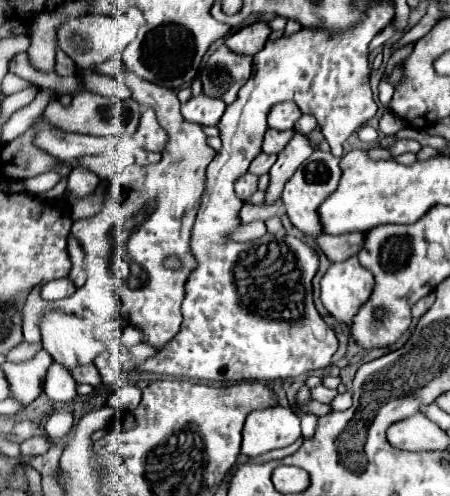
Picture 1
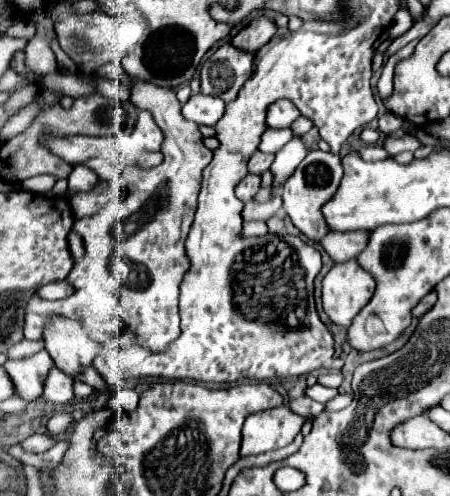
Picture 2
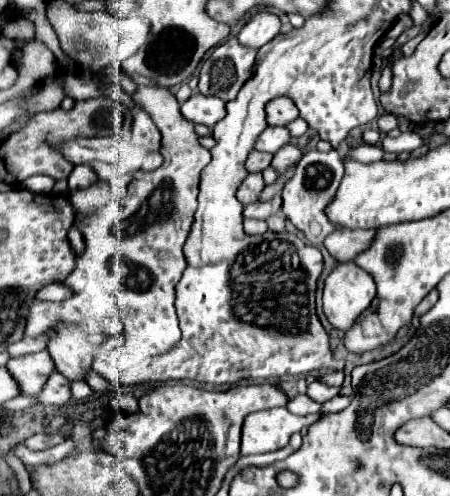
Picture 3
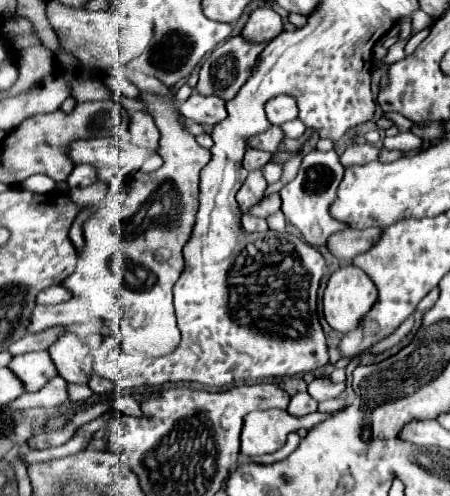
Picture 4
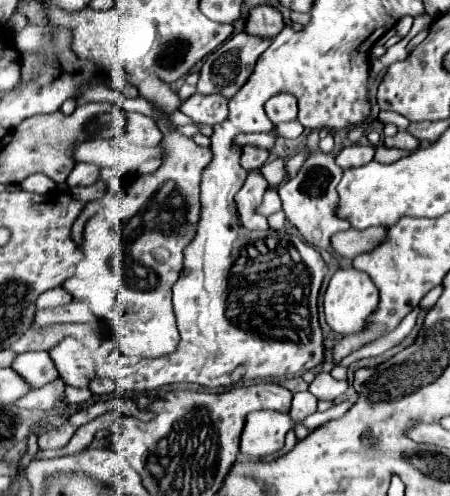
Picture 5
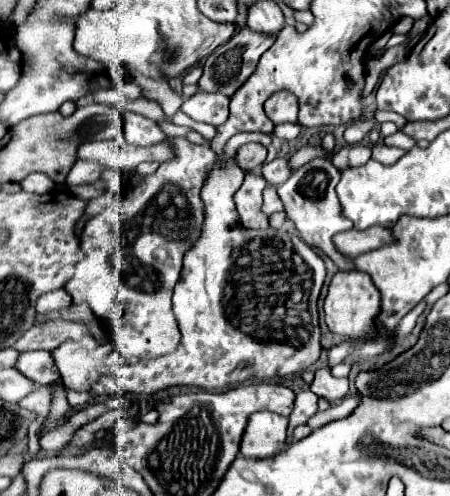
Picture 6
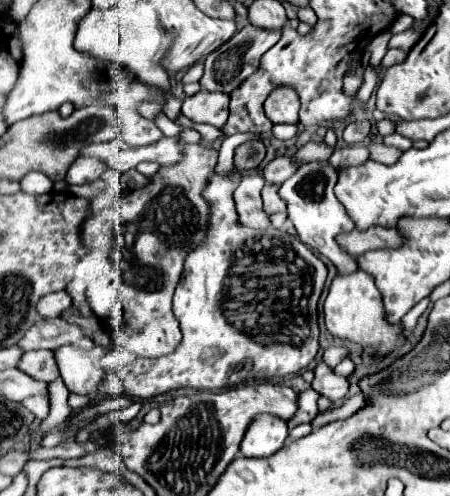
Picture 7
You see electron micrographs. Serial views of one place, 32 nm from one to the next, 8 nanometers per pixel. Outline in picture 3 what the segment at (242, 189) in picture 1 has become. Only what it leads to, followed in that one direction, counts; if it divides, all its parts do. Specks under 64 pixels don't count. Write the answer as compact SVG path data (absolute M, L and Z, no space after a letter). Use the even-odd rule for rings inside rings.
M248 174L244 178L244 182L240 184L236 196L242 204L250 204L250 202L256 202L258 200L258 194L262 192L264 188L264 180L262 180L262 174Z

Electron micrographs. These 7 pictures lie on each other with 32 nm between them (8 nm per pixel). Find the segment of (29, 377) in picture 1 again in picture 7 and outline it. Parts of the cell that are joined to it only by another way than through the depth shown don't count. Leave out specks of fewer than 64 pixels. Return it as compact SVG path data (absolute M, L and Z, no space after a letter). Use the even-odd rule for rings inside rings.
M52 350L24 352L18 368L24 370L28 376L34 376L34 380L40 380L40 382L46 382L46 384L54 382L60 376Z

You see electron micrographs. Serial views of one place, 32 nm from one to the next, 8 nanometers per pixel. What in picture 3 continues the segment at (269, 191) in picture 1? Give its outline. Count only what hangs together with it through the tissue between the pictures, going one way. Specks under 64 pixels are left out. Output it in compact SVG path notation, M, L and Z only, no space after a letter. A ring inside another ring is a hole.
M286 144L274 154L272 168L278 172L278 176L282 176L288 168L298 164L302 160L302 156L304 156L304 150L298 144Z

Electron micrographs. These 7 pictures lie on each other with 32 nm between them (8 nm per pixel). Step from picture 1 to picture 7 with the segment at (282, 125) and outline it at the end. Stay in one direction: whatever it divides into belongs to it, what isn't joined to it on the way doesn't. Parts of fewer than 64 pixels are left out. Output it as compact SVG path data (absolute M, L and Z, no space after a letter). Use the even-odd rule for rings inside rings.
M276 88L264 102L264 110L274 124L298 124L300 100L292 88Z

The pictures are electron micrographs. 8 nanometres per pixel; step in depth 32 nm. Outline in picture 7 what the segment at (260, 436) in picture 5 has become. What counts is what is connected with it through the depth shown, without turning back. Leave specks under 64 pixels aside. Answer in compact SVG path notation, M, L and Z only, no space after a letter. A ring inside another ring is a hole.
M260 414L248 426L248 432L240 444L240 452L244 456L270 456L284 446L286 434L286 420L280 420L272 414Z

